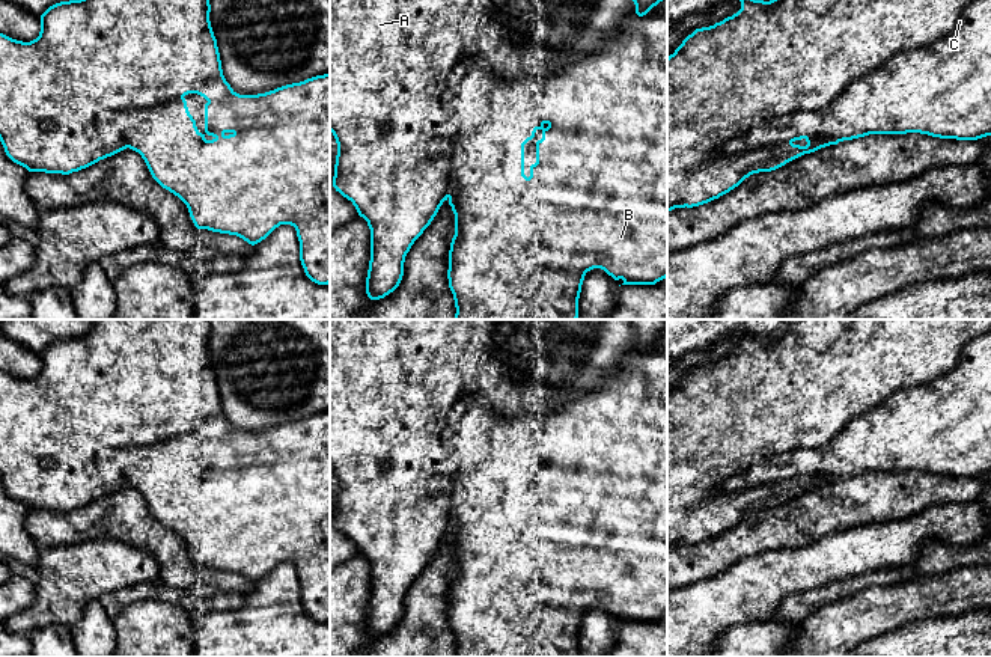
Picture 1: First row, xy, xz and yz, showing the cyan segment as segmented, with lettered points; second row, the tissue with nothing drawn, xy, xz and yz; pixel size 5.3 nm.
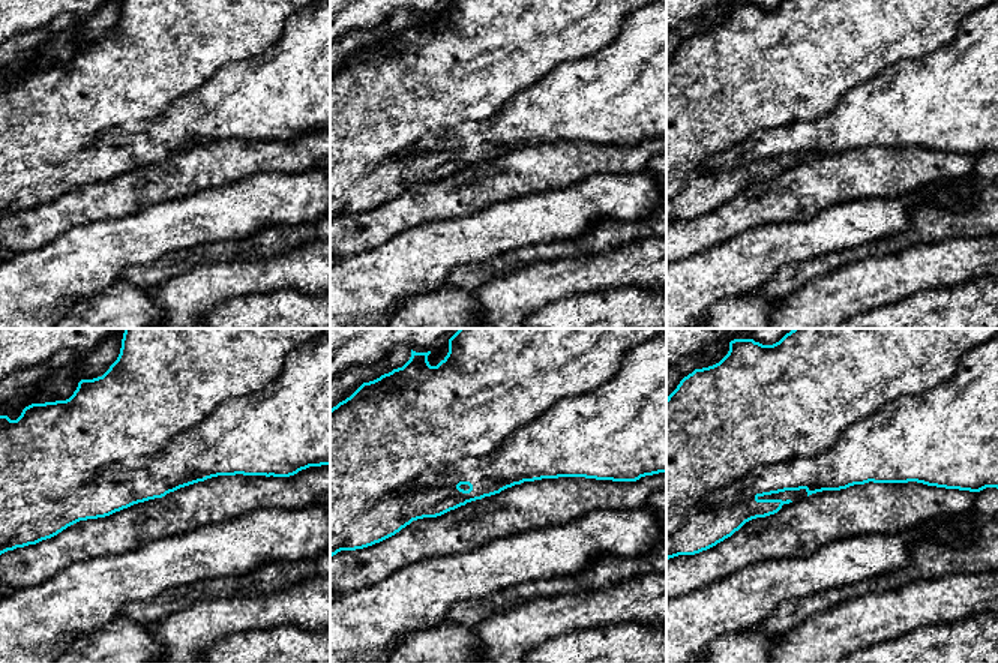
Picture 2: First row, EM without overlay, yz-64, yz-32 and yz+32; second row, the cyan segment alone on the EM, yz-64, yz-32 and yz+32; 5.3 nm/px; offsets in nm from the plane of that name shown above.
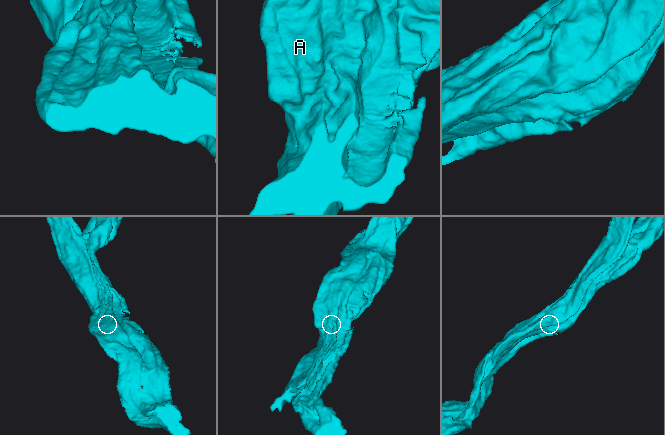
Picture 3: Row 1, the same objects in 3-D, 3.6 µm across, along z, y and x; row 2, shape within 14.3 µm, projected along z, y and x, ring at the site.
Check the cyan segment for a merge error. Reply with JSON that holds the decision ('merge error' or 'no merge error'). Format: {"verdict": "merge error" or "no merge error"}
{"verdict": "merge error"}

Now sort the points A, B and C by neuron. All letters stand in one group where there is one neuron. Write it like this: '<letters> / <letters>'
A / B C

